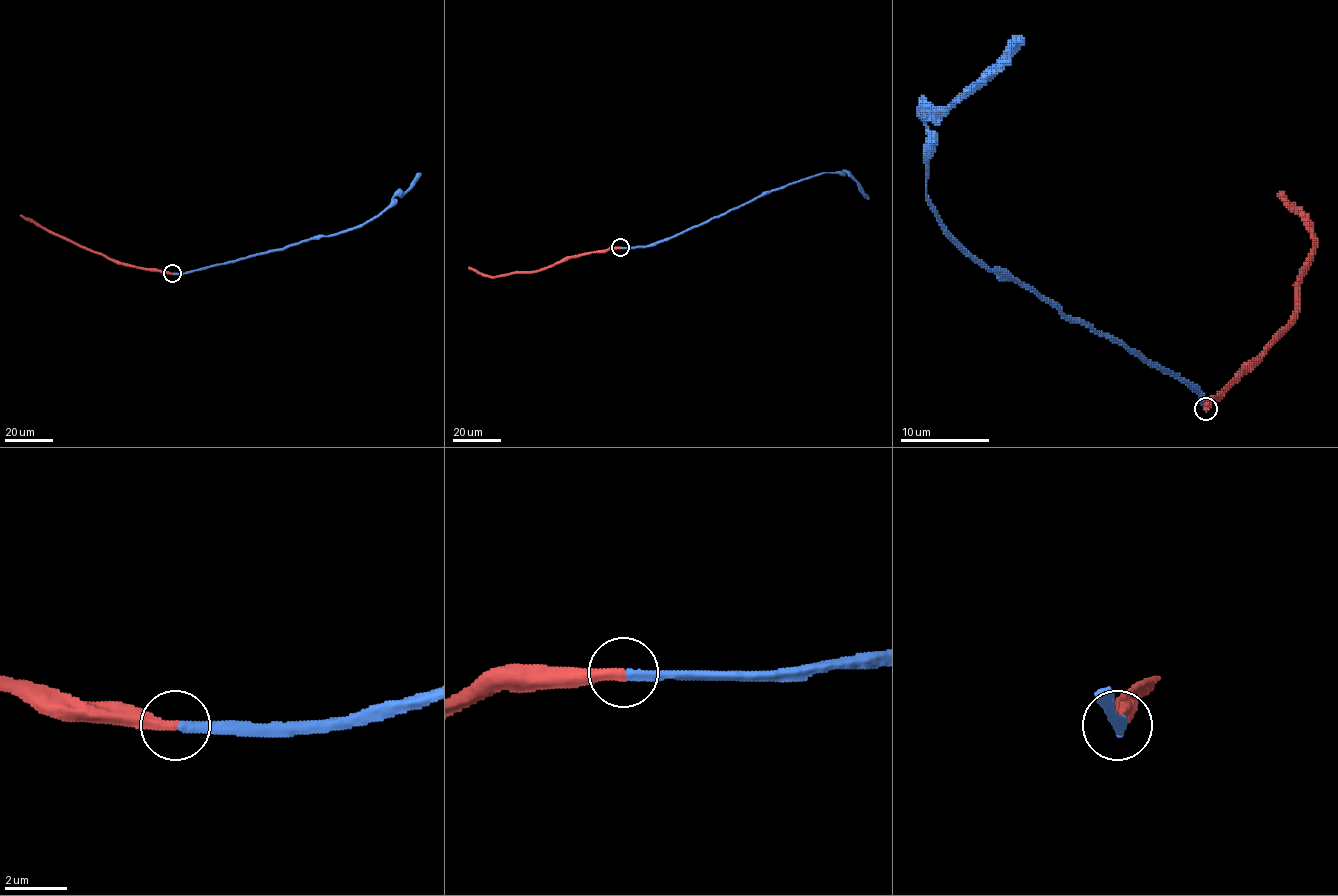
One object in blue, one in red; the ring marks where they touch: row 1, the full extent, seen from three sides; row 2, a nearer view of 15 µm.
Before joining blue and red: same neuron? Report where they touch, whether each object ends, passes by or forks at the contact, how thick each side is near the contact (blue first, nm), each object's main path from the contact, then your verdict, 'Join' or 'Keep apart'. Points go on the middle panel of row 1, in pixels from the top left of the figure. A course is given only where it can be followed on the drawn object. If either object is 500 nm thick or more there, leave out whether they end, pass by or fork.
Place: (620, 247). At the ring blue ends. At the ring red ends. Thickness 340 nm (blue) against 360 nm. Course of blue: (620, 248), (648, 246), (666, 240), (773, 190), (826, 172), (847, 172), (869, 199). Course of red: (620, 248), (564, 258), (532, 271), (497, 276), (484, 276), (468, 267). Join

